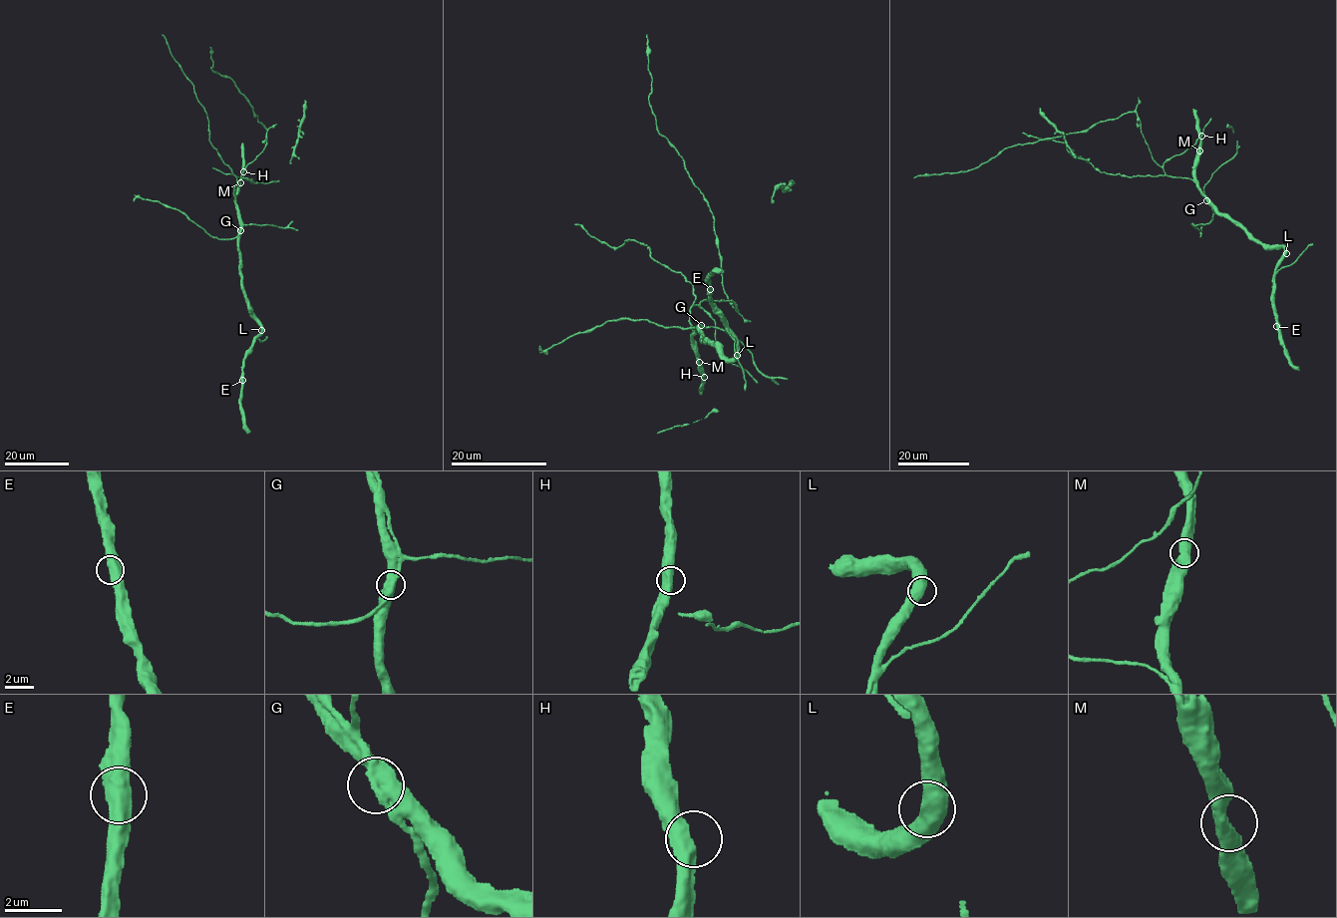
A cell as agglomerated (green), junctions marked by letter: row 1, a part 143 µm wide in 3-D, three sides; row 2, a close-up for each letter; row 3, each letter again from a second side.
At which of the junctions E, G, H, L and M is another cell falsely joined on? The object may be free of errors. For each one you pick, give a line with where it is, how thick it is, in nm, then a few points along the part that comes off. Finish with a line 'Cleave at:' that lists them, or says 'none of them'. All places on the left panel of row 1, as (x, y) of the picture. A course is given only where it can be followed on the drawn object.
Cleave at: none of them

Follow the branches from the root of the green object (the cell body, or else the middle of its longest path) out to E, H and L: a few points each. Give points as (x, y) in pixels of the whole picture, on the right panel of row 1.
E: (1167, 175), (1193, 181), (1206, 200), (1251, 237), (1284, 248), (1284, 257), (1275, 272), (1276, 326)
H: (1167, 175), (1193, 178), (1201, 136)
L: (1167, 175), (1193, 181), (1206, 200), (1251, 237), (1261, 243), (1283, 247), (1286, 253)

